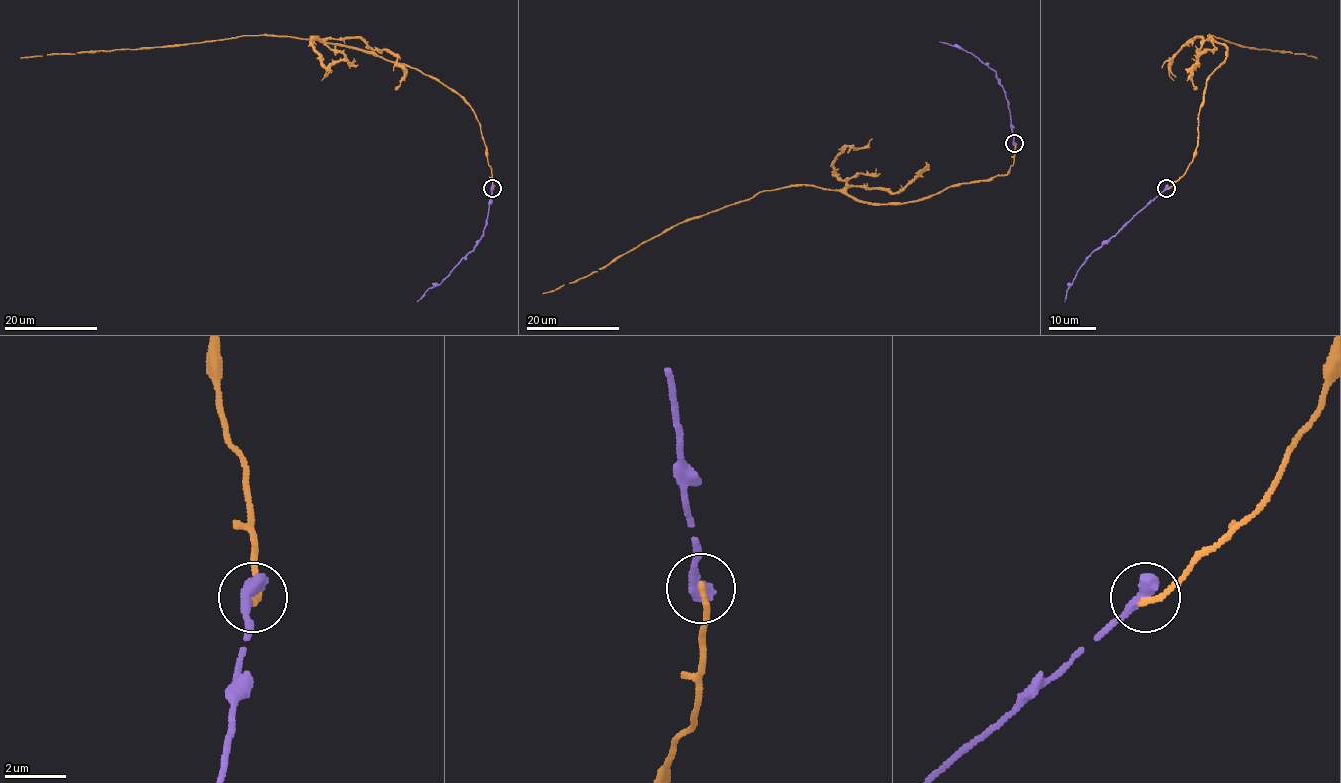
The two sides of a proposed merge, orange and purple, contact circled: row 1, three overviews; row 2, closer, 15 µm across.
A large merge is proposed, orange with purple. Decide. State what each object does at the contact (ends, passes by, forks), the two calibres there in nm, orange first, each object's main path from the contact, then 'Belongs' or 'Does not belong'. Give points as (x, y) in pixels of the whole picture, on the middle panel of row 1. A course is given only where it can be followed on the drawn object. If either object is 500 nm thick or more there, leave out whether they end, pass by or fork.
Thickness 180 nm (orange) against 550 nm. Course of orange: (1014, 144), (1007, 174), (905, 203), (861, 202), (803, 184), (763, 190), (675, 224), (542, 294). Course of purple: (1014, 144), (1009, 102), (996, 73), (962, 48), (939, 41). Does not belong

